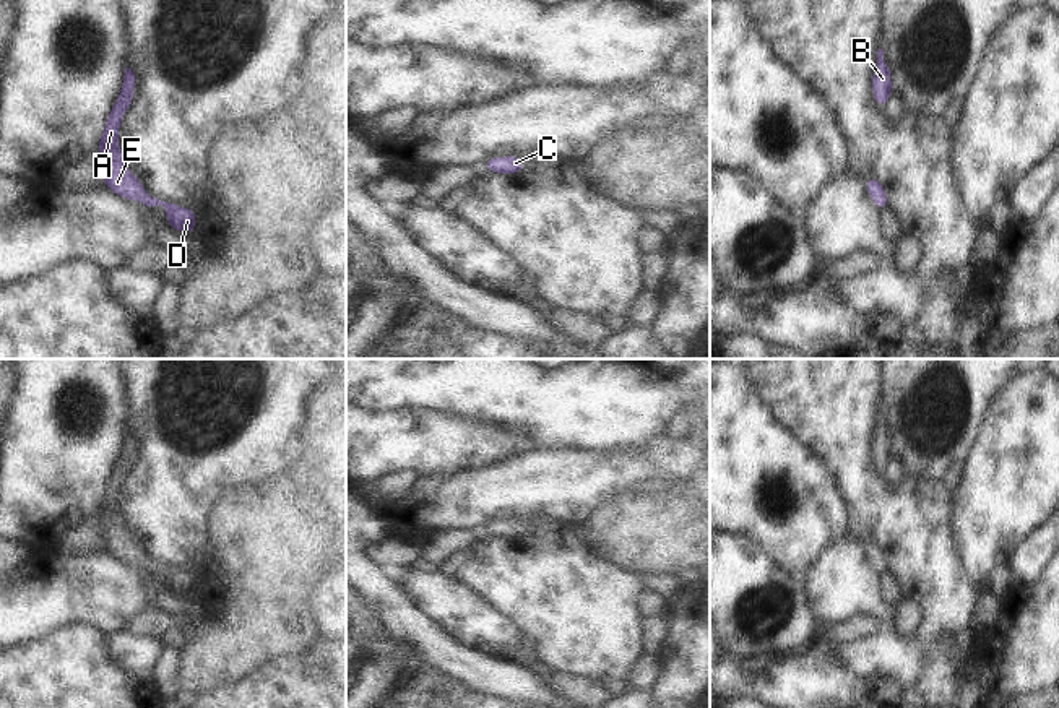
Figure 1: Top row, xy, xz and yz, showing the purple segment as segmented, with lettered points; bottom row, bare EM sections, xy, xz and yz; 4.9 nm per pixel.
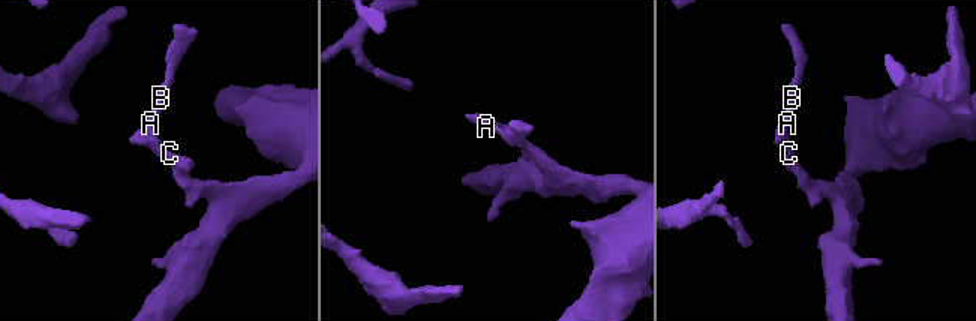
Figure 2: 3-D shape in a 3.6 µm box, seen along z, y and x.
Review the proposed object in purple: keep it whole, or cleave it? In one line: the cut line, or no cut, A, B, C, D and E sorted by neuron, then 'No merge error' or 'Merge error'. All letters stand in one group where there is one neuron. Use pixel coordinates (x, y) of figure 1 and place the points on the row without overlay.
No split. Groups: A B C D E. No merge error

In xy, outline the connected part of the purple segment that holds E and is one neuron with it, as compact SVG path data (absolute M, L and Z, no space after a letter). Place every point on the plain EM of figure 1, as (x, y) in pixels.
M125 432L125 438L122 442L122 456L115 463L112 476L106 482L104 497L101 500L99 510L96 512L96 515L101 518L97 525L101 531L101 541L110 555L120 559L125 563L138 563L146 570L162 568L169 583L167 591L193 599L198 575L184 573L179 568L159 565L158 562L148 559L141 550L141 546L132 539L130 533L122 523L122 516L119 513L119 489L122 486L122 479L132 468L133 456L135 438L132 432Z

